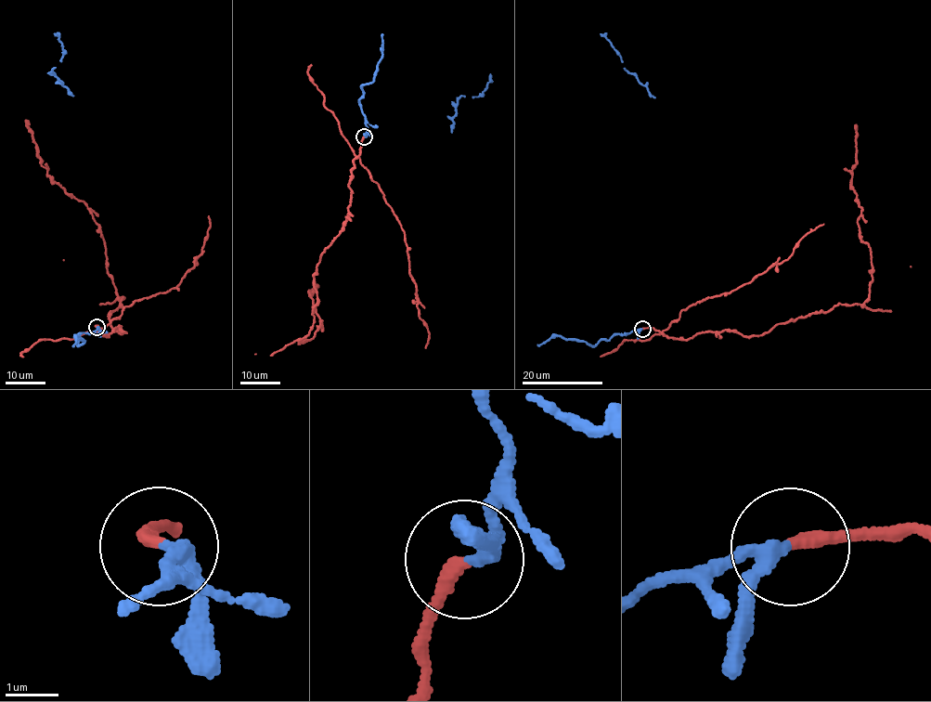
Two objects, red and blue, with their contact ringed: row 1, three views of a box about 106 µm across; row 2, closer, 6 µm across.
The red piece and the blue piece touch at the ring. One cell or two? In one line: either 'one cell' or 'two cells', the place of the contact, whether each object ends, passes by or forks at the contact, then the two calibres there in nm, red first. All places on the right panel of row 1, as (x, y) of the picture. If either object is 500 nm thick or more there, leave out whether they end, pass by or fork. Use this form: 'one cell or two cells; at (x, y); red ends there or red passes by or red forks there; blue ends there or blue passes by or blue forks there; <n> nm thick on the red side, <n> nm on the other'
two cells; at (642, 329); red ends there; blue passes by; 280 nm thick on the red side, 220 nm on the other

